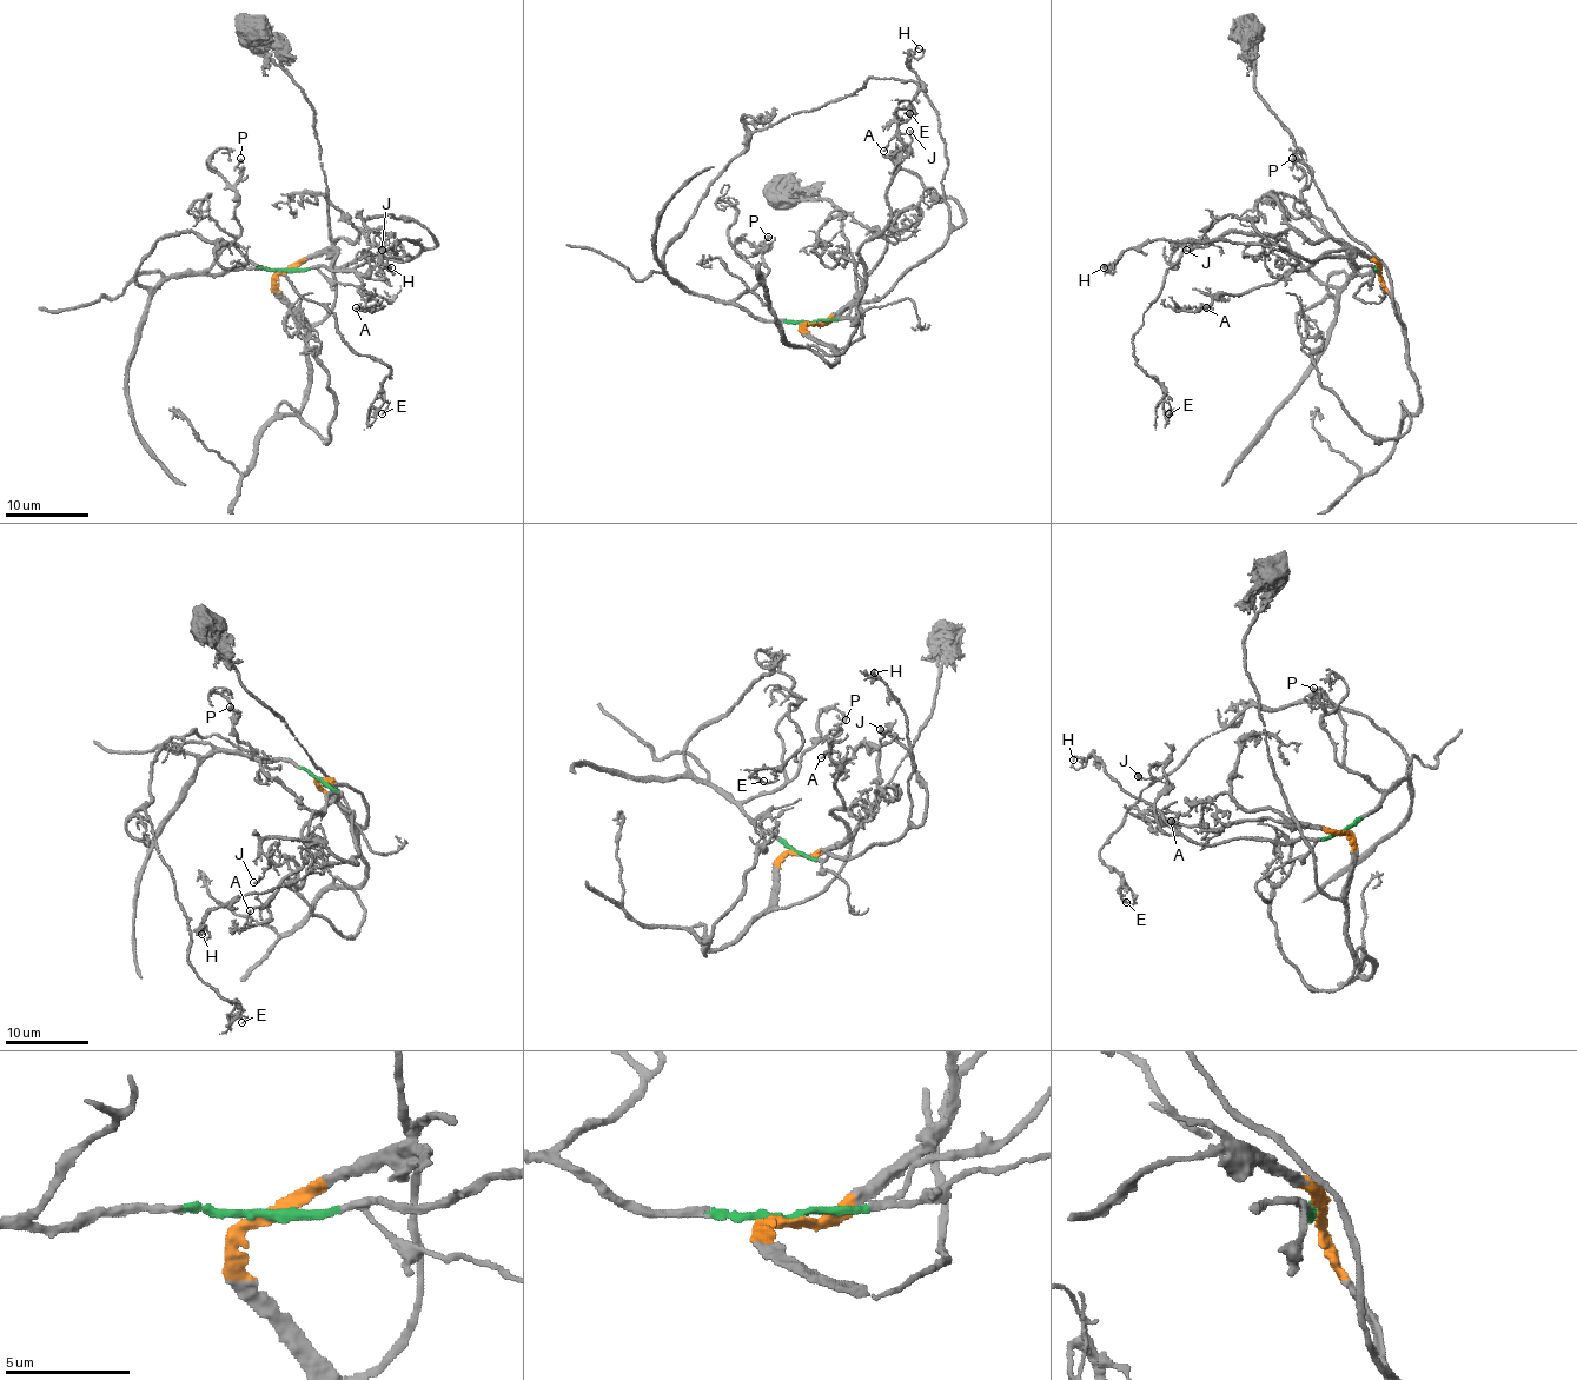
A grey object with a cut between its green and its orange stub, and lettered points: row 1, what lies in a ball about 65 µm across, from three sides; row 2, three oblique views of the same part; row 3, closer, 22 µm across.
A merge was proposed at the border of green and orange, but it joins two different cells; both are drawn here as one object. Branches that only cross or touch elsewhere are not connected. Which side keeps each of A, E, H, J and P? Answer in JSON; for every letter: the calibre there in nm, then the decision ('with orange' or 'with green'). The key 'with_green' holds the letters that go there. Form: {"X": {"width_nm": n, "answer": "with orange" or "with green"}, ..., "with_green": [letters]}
{"A": {"width_nm": 170, "answer": "with orange"}, "E": {"width_nm": 150, "answer": "with green"}, "H": {"width_nm": 150, "answer": "with green"}, "J": {"width_nm": 160, "answer": "with green"}, "P": {"width_nm": 200, "answer": "with green"}, "with_green": ["E", "H", "J", "P"]}

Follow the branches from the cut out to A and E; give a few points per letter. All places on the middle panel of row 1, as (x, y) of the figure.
A: (810, 324), (840, 313), (865, 282), (859, 249), (889, 218), (886, 188), (902, 143), (894, 137), (883, 151)
E: (810, 322), (757, 319), (690, 294), (663, 253), (757, 131), (873, 79), (916, 85), (908, 114)

